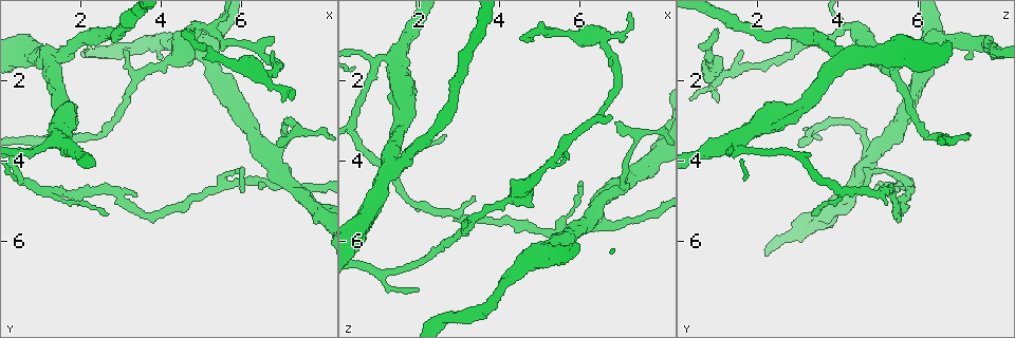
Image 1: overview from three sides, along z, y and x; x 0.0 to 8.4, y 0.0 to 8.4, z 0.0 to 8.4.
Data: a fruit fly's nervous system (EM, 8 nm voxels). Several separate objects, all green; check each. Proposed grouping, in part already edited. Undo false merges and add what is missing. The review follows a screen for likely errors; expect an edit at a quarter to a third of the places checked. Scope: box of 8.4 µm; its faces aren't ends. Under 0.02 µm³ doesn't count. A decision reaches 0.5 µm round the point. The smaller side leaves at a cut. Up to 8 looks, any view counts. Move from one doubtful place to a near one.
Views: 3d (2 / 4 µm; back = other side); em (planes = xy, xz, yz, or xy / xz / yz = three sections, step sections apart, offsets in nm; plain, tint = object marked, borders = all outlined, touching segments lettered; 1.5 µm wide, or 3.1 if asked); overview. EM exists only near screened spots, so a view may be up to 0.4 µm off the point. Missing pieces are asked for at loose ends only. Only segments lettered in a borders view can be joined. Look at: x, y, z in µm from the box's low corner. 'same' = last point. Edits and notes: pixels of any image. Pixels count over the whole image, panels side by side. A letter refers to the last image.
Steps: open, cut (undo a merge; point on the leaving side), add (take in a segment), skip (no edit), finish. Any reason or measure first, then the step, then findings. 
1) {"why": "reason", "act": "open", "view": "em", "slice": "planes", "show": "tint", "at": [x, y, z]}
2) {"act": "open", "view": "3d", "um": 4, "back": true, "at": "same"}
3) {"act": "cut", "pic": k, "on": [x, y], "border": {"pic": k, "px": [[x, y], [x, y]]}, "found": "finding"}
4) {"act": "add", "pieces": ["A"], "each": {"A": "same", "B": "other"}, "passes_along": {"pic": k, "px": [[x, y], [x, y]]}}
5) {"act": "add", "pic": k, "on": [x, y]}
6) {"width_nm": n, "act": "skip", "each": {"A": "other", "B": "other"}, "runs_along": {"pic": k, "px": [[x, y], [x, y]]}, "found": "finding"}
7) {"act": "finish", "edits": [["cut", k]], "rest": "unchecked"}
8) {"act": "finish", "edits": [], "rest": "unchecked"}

{"why": "thin end", "act": "open", "view": "3d", "um": 4, "at": [4.75, 0.80, 0.95]}

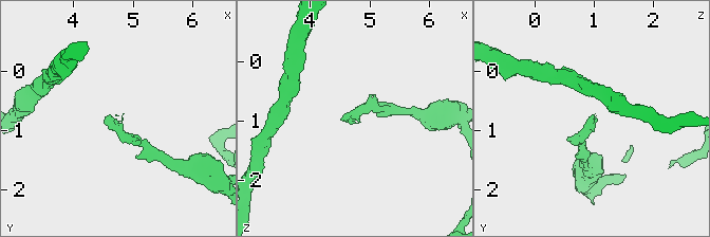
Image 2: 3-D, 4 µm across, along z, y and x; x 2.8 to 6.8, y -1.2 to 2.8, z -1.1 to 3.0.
{"act": "open", "view": "em", "slice": "planes", "show": "borders", "at": [4.70, 0.75, 0.95]}

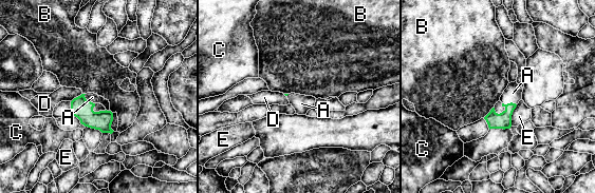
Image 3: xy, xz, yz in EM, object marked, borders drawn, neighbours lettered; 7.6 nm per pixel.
{"act": "add", "pieces": ["A"], "each": {"A": "same", "B": "other", "C": "other", "D": "other", "E": "other"}, "found": "the neuron continues"}

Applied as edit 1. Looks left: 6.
{"why": "free end", "act": "open", "view": "3d", "um": 2, "at": [6.90, 3.60, 3.05]}

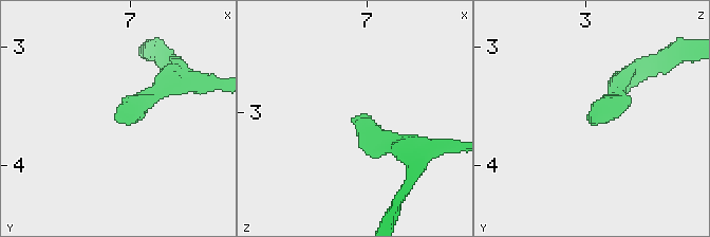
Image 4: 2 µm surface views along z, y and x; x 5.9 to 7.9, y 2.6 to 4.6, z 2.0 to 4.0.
{"act": "open", "view": "em", "slice": "planes", "show": "borders", "at": [6.90, 3.64, 3.04]}

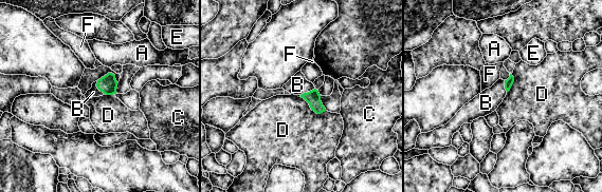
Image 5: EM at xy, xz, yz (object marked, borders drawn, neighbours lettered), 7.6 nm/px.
{"act": "add", "pieces": ["B"], "each": {"A": "other", "B": "same", "C": "other", "D": "other", "E": "other", "F": "other"}, "passes_along": {"pic": 5, "px": [[313, 98], [308, 92], [297, 84]]}, "found": "it goes on there"}

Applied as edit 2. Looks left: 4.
{"act": "open", "view": "overview"}

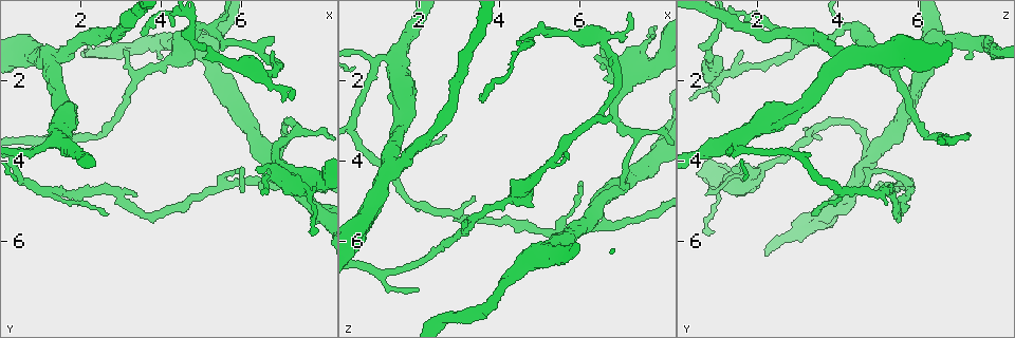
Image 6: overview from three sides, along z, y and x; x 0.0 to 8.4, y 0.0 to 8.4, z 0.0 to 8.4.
{"why": "three arms meet", "act": "open", "view": "3d", "um": 4, "at": [1.25, 1.50, 4.15]}

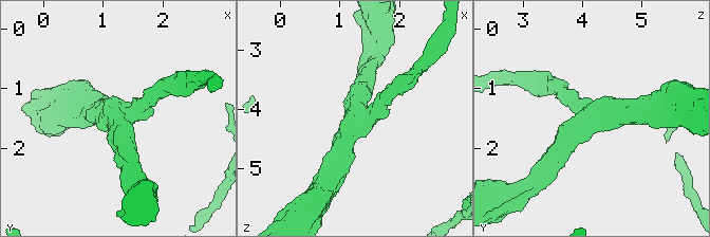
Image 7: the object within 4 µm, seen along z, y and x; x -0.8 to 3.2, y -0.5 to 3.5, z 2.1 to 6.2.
{"arms": 3, "arm_widths_nm": [280, 360, 400], "act": "open", "view": "em", "slice": "yz", "step": 4, "show": "tint", "at": [1.30, 1.45, 4.20]}

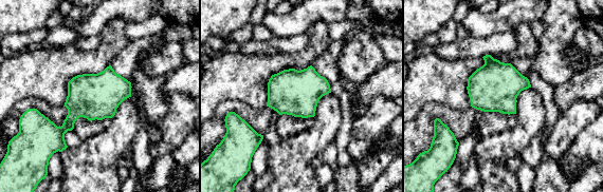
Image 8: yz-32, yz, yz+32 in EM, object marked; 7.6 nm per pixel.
{"why": "cut it another way", "act": "open", "view": "em", "slice": "planes", "show": "borders", "at": "same"}

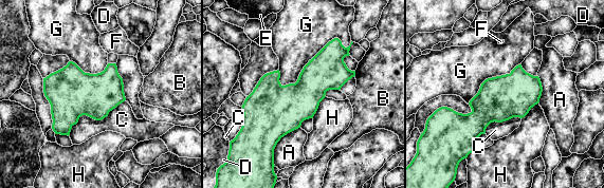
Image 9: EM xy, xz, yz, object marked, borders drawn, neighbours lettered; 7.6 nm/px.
{"longest_contact_nm": ["C", 500], "act": "skip", "each": {"A": "other", "B": "other", "C": "other", "D": "other", "E": "other", "F": "other", "G": "other", "H": "other"}, "border": {"pic": 9, "px": [[331, 40], [294, 82], [280, 85]]}, "found": "one neuron here"}

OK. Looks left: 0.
{"act": "finish", "edits": [["add", 3], ["add", 5]], "rest": "unchecked"}

